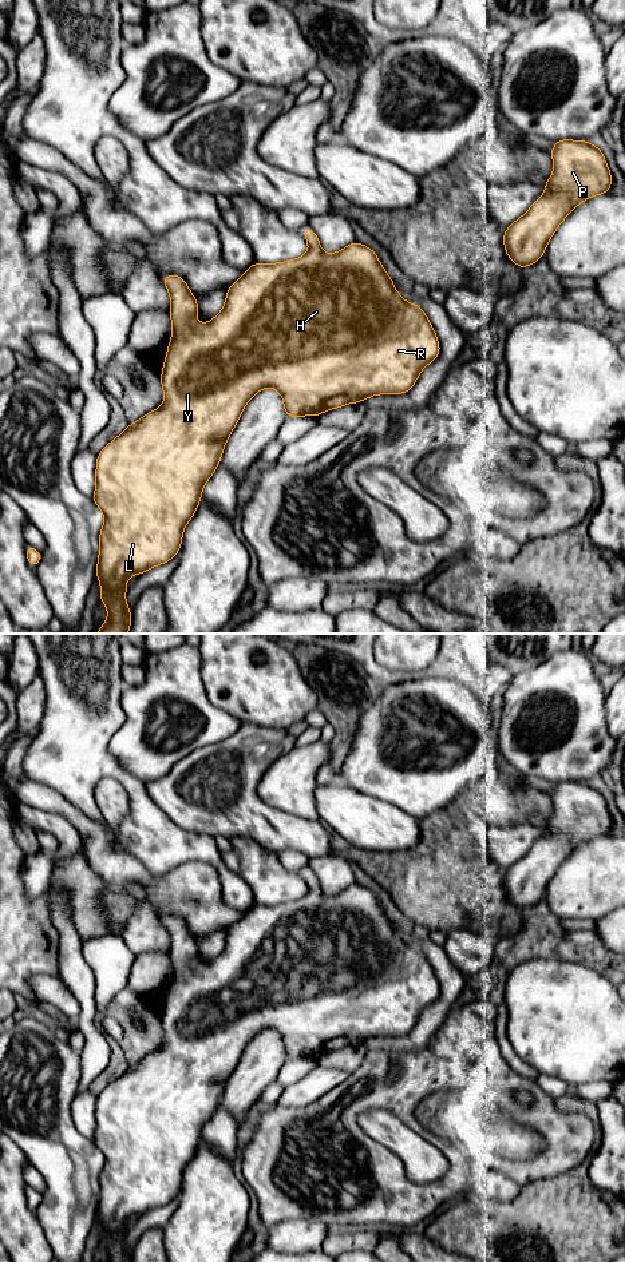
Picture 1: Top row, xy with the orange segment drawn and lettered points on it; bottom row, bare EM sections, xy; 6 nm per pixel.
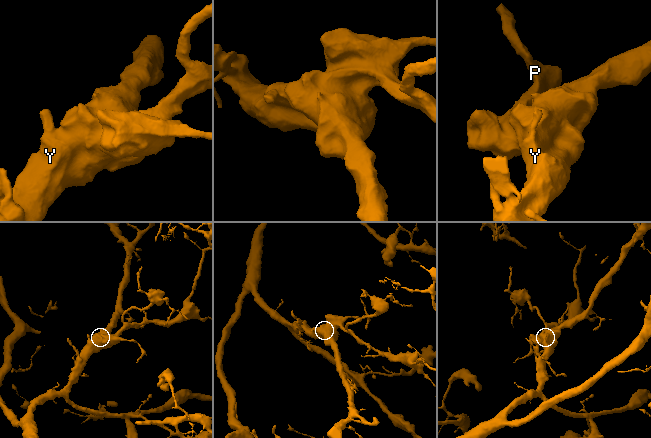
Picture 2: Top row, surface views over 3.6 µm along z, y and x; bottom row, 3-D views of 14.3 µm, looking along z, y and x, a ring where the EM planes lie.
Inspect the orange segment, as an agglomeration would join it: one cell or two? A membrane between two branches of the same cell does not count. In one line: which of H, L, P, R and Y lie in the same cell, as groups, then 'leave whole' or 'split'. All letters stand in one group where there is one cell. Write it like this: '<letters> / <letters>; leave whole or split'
H L P R Y; leave whole

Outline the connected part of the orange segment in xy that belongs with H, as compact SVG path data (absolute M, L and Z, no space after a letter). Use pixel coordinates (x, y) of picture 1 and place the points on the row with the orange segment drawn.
M310 226L302 237L309 245L306 254L272 265L253 263L228 287L224 309L206 324L195 318L199 309L186 281L177 274L161 278L170 293L173 325L161 373L165 402L128 425L96 457L96 488L91 499L104 515L96 578L102 586L99 600L108 611L96 634L127 634L130 630L132 618L124 600L127 579L178 555L185 527L202 499L202 488L219 465L230 433L257 392L274 388L282 396L286 417L317 417L371 396L407 393L423 368L440 354L439 340L420 305L410 305L395 290L393 279L372 249L355 241L340 251L324 254Z

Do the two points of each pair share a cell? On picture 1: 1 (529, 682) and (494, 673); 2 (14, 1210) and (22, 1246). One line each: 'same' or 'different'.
1: different
2: same

